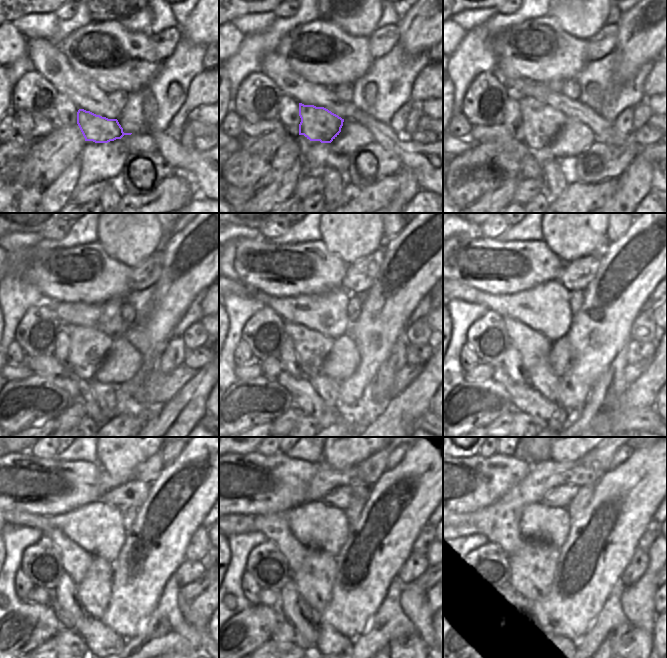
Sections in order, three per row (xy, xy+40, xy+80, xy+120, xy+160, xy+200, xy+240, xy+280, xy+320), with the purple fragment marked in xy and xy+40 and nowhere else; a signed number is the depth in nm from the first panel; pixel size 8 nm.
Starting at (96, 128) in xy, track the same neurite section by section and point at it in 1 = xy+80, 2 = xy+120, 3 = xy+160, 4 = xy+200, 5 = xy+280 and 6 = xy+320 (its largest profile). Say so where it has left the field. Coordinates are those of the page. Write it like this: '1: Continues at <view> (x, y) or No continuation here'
1: Continues at xy+80 (541, 122)
2: Continues at xy+120 (91, 346)
3: Continues at xy+160 (312, 346)
4: Continues at xy+200 (532, 345)
5: Continues at xy+280 (275, 526)
6: Continues at xy+320 (499, 522).

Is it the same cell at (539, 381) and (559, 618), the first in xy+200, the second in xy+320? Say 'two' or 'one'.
two

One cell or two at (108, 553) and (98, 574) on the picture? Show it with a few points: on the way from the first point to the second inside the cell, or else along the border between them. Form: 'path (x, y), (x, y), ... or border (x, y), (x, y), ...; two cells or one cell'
border (93, 556), (101, 556), (110, 563); two cells

